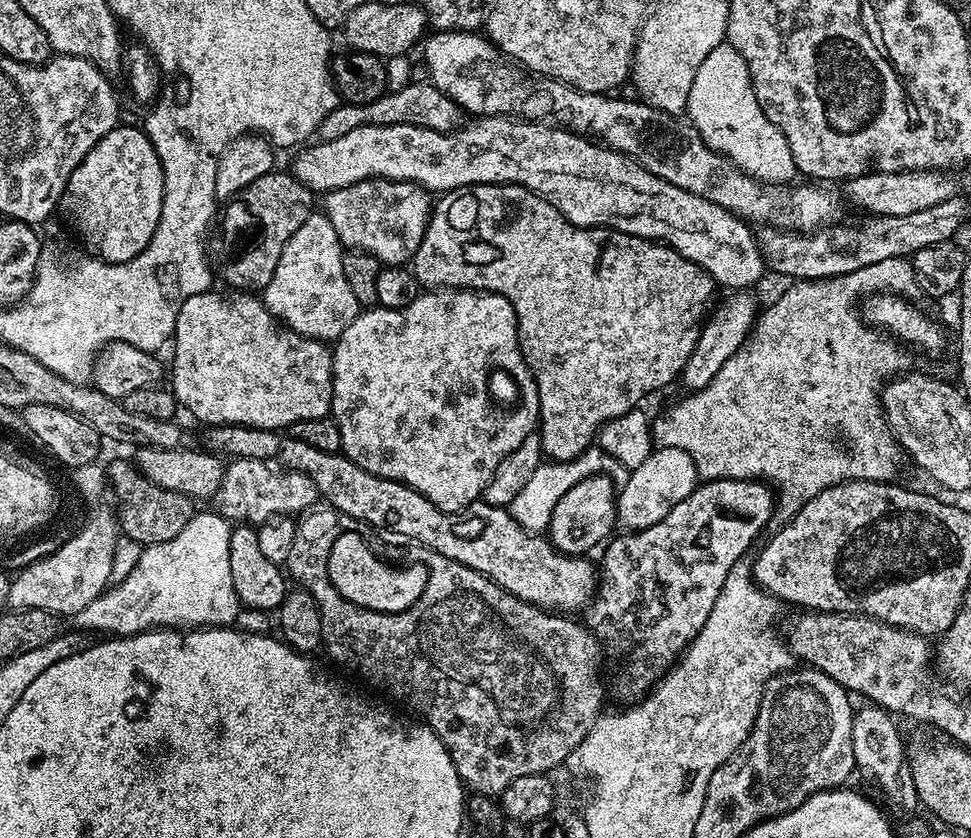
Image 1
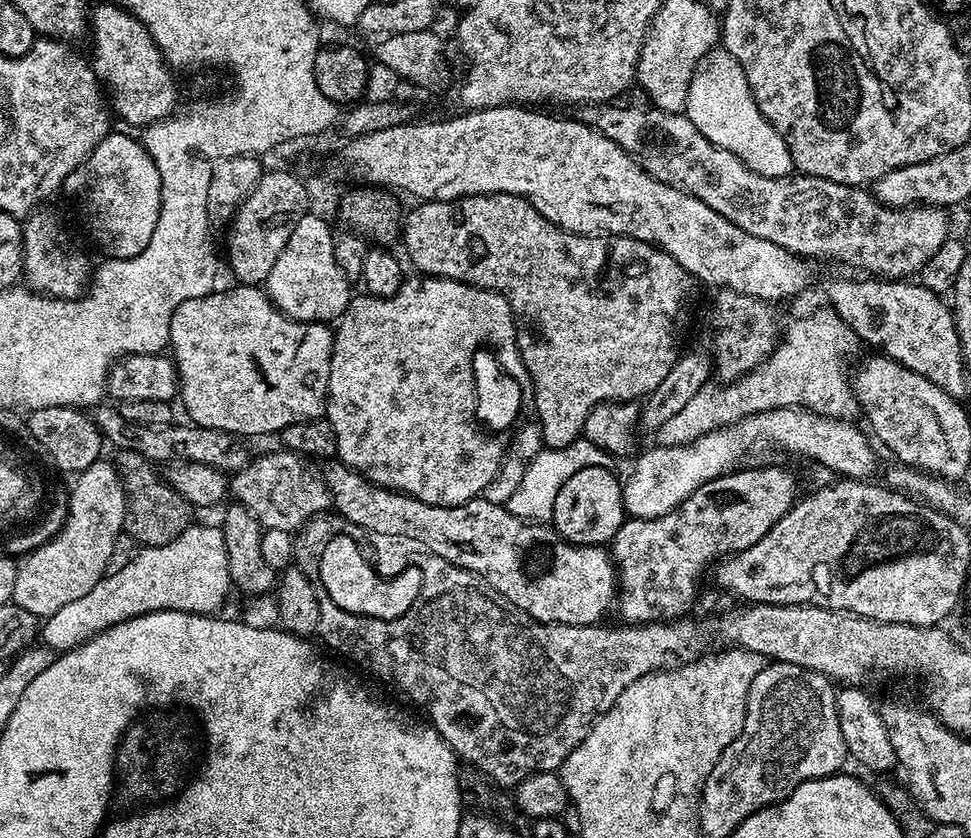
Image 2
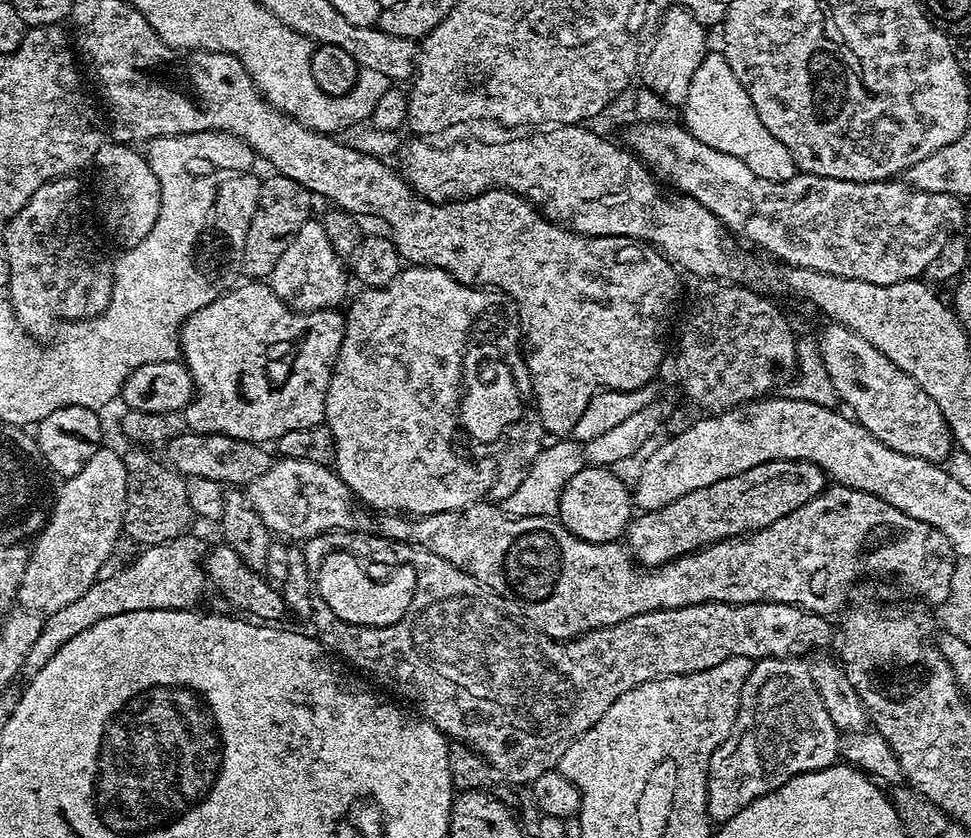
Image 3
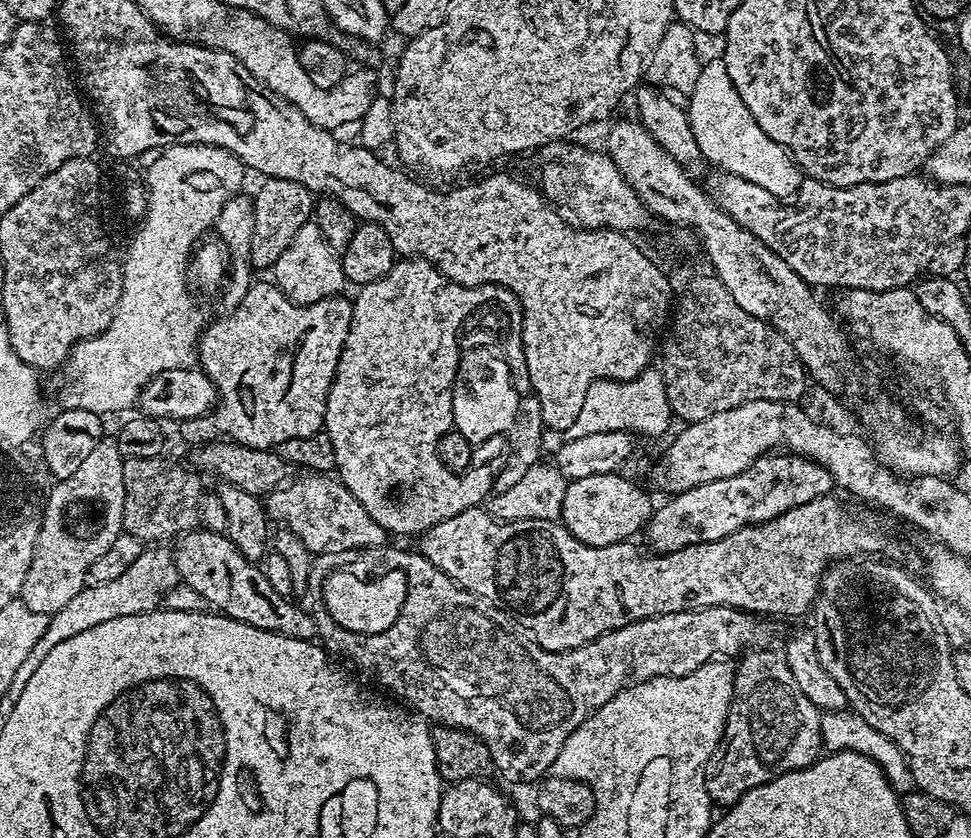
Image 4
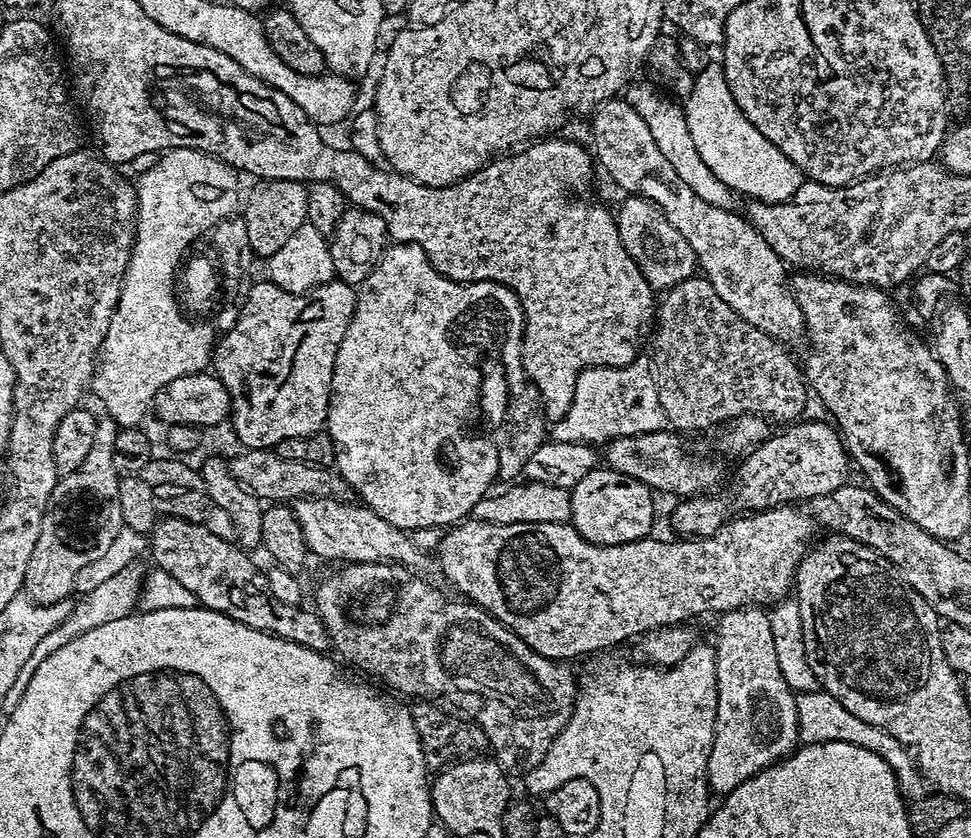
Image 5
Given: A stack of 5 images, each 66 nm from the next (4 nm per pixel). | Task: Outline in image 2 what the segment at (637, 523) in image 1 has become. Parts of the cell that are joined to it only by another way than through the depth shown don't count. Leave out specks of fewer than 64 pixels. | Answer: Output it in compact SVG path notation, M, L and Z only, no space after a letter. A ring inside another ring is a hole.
M799 406L771 408L744 416L737 424L716 428L693 444L660 444L656 448L648 448L637 458L628 480L626 476L623 481L624 511L634 520L662 518L673 512L686 498L690 498L690 494L694 494L698 486L733 471L751 448L785 448L788 452L809 456L822 467L837 472L835 475L840 478L862 480L871 477L871 472L876 468L873 441L866 435L863 427L855 428L850 421L851 419L838 416L823 416Z

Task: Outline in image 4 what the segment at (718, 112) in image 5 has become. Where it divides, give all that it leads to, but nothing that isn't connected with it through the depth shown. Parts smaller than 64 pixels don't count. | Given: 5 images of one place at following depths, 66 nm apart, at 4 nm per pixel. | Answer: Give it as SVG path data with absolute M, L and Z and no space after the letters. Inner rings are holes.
M716 58L709 62L701 63L700 73L698 74L698 82L694 82L694 94L687 97L686 111L688 114L688 121L690 122L690 130L694 130L694 142L698 142L698 150L701 157L706 161L709 160L713 165L713 169L721 172L729 172L734 174L738 178L744 178L746 182L754 182L754 186L762 186L762 190L770 190L770 194L779 196L781 198L785 196L792 196L798 189L800 189L802 183L802 173L799 166L796 165L795 160L792 158L792 153L787 152L778 142L774 142L774 138L770 138L766 134L766 130L762 130L762 126L758 126L758 122L754 122L754 114L750 114L750 110L746 106L746 102L742 102L742 94L738 94L738 90L734 90L734 82L730 82L730 70L726 70L723 59Z

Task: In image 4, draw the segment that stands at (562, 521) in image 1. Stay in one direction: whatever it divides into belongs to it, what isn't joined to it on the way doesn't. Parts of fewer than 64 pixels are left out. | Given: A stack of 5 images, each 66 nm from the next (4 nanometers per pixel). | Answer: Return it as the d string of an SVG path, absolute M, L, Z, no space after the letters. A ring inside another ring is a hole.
M619 471L593 474L567 485L560 520L570 535L592 548L601 548L631 541L632 535L647 525L654 511L654 503L634 481L622 475Z

